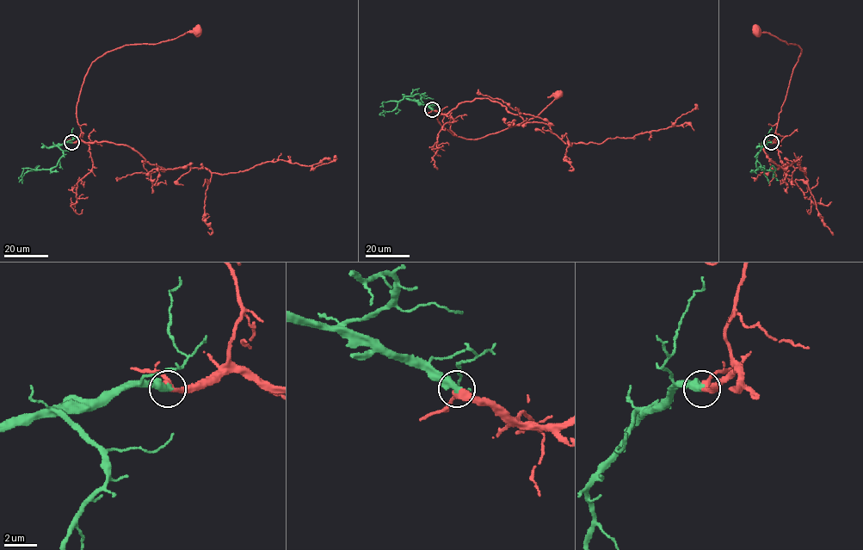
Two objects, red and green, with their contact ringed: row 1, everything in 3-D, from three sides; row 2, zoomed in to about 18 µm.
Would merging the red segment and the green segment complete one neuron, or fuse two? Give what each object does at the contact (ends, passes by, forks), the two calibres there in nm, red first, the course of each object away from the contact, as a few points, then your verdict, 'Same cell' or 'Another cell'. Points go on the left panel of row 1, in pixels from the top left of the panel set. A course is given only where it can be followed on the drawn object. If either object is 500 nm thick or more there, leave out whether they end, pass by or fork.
Thickness 320 nm (red) against 500 nm. Course of red: (71, 142), (78, 139), (81, 132), (77, 104), (93, 62), (127, 45), (155, 44), (197, 30). Course of green: (71, 142), (57, 145), (63, 154), (56, 166), (27, 170), (18, 178), (23, 181). Same cell

